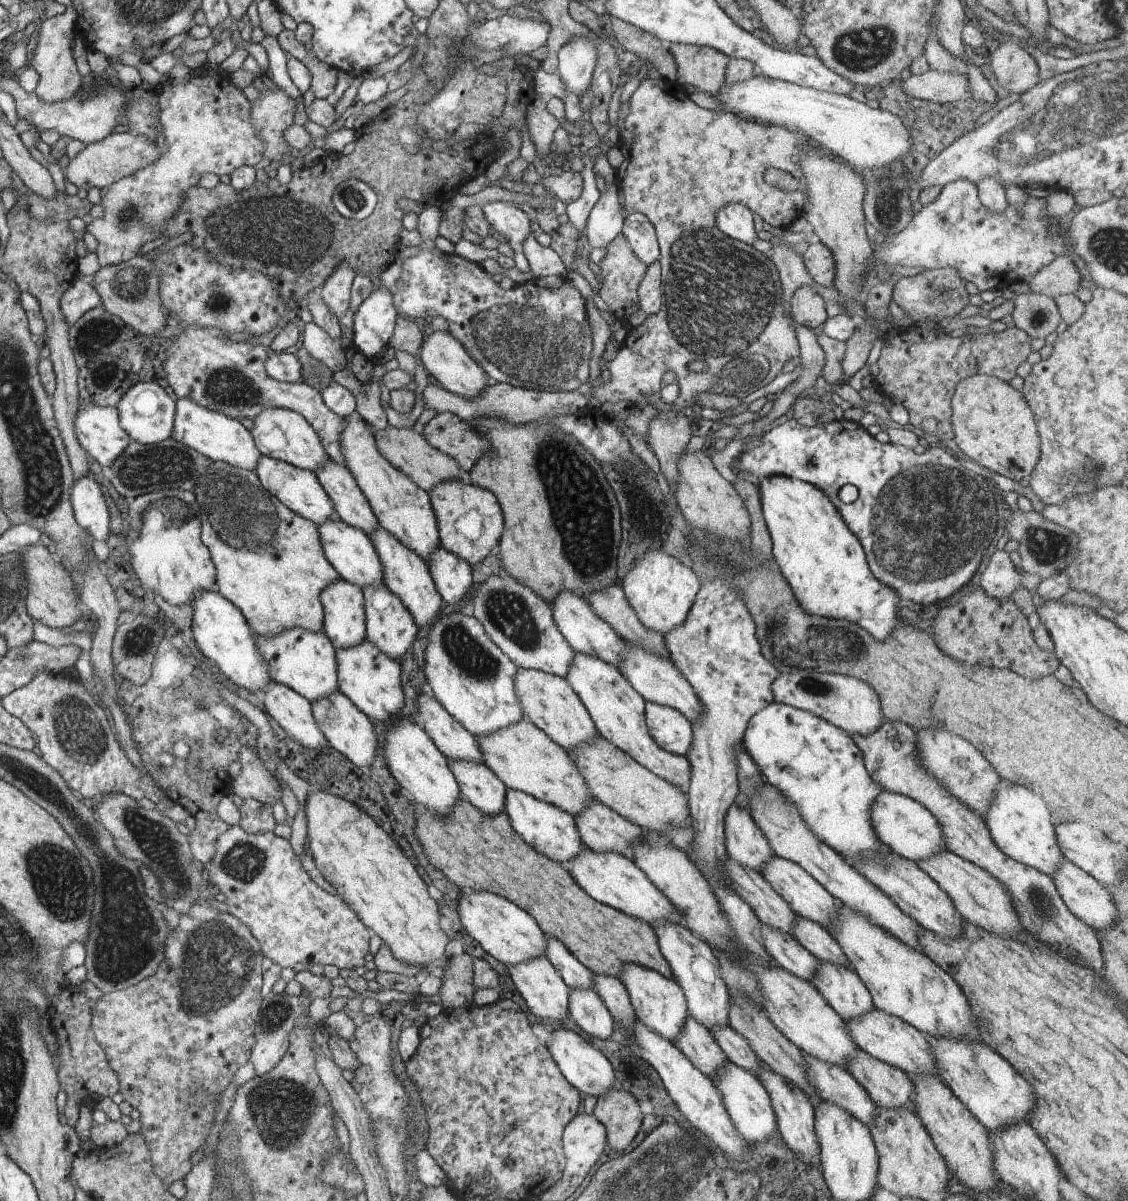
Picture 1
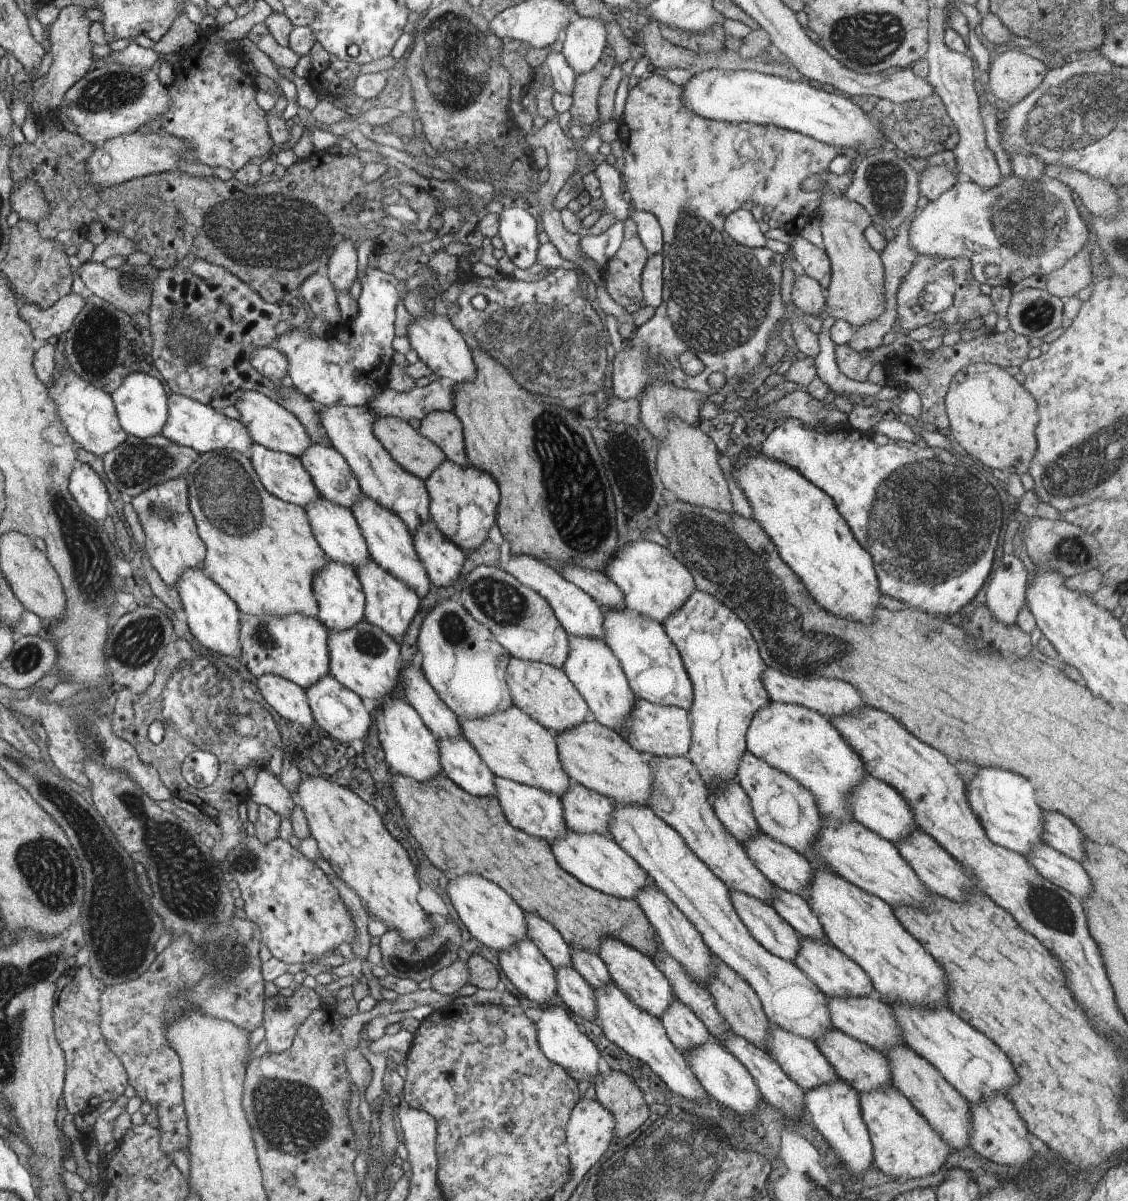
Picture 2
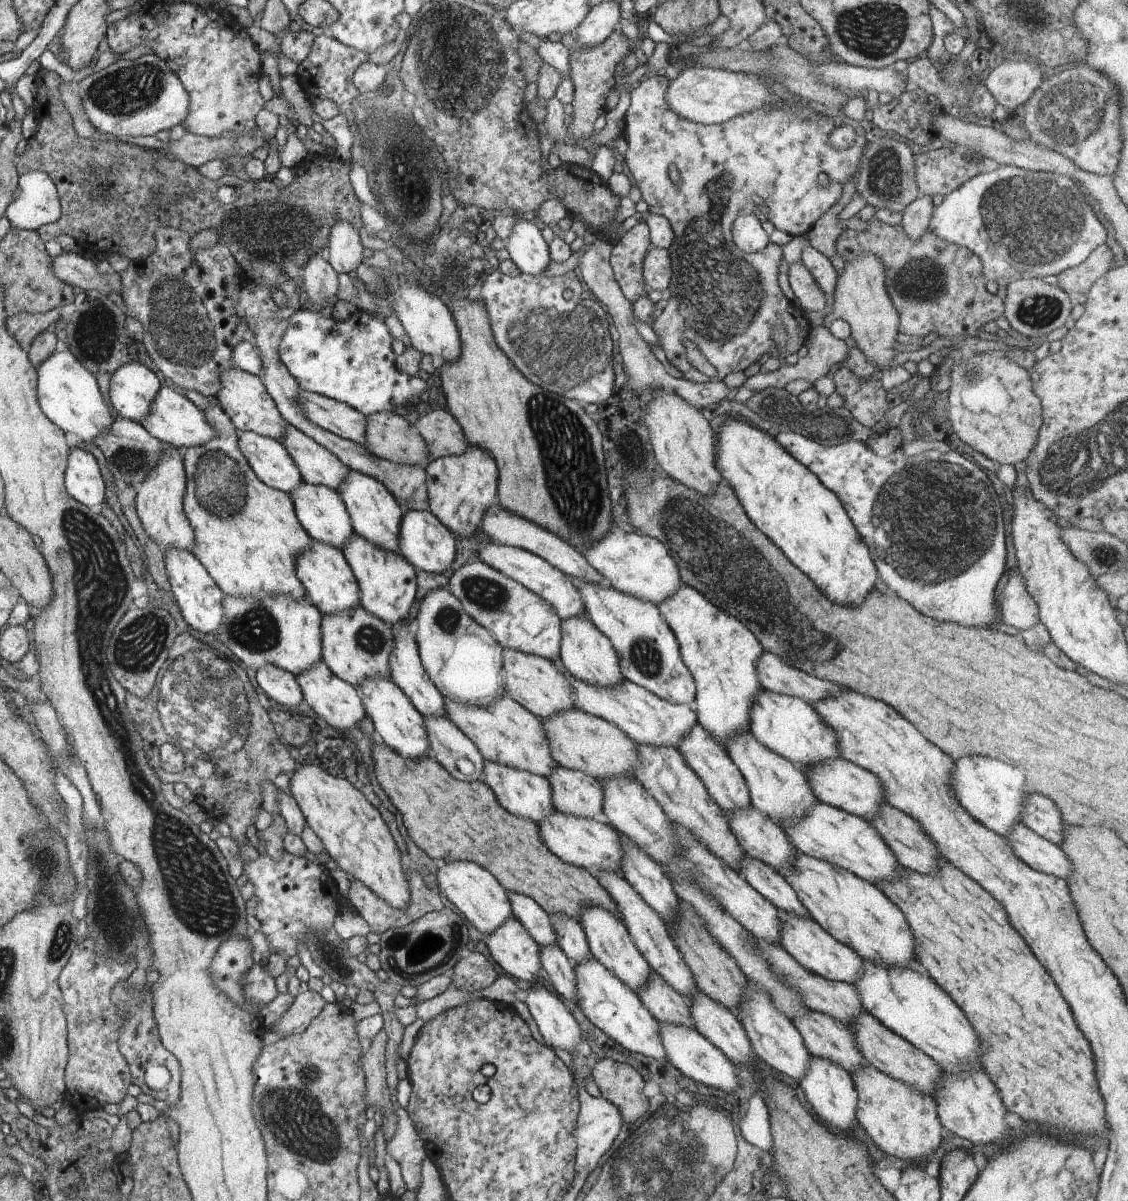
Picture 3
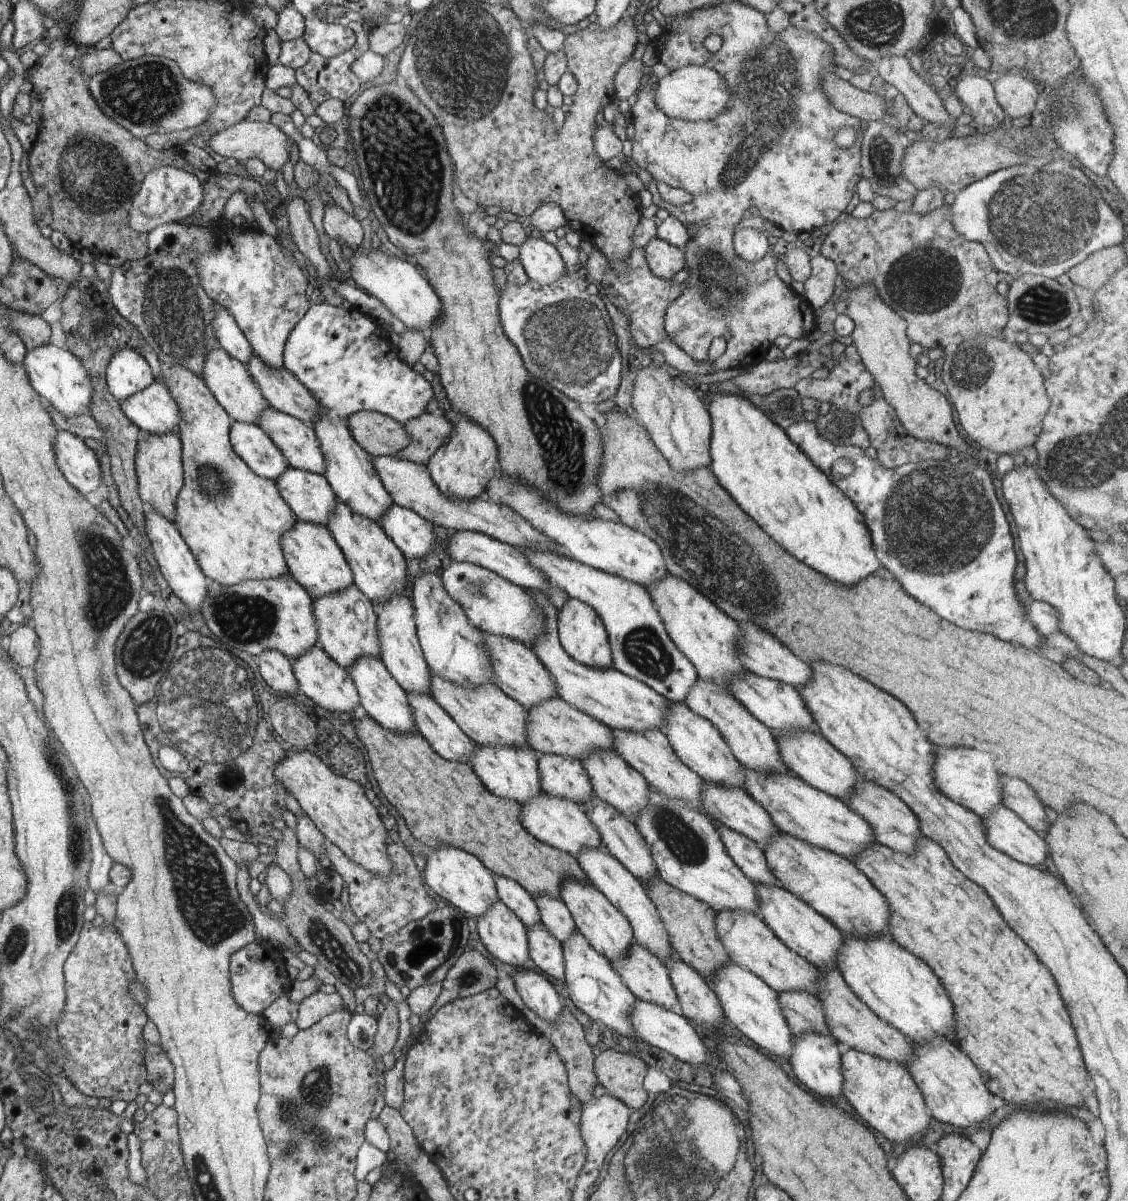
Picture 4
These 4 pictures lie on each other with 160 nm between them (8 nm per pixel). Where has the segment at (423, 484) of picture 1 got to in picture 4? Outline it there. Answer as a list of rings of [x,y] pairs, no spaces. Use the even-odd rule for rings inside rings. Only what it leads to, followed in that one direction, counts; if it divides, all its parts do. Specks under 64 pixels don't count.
[[[378,410],[358,411],[349,416],[354,440],[371,456],[396,456],[409,446],[410,436],[401,421]]]

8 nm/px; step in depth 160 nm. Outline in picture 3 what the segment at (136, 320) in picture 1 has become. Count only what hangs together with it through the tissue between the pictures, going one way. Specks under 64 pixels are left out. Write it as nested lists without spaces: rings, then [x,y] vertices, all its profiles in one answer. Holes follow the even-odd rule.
[[[64,251],[52,258],[54,274],[66,284],[78,286],[84,291],[96,289],[105,295],[110,291],[122,291],[122,278],[119,273],[100,274],[96,265],[79,253]]]

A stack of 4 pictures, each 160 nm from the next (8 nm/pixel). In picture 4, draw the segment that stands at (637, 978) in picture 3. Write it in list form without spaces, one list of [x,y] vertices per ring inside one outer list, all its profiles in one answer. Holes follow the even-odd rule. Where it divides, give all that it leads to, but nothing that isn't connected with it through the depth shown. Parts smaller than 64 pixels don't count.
[[[566,877],[561,882],[560,895],[571,912],[577,931],[587,938],[596,951],[602,953],[610,962],[625,957],[630,945],[634,943],[632,925],[622,911],[602,894],[602,891],[592,883],[581,881],[576,877]]]

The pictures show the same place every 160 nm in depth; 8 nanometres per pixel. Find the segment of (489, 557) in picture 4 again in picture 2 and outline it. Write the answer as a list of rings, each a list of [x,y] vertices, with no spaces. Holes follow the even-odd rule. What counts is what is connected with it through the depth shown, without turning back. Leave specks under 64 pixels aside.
[[[511,554],[508,562],[504,564],[503,570],[510,573],[523,585],[540,593],[540,596],[543,596],[544,600],[552,607],[559,623],[569,635],[604,640],[604,617],[598,602],[589,594],[586,594],[579,586],[566,580],[550,563],[532,555]]]

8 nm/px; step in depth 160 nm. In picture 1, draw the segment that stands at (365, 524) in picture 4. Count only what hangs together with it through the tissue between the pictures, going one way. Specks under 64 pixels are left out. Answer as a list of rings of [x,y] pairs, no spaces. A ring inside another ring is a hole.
[[[385,583],[379,586],[364,587],[365,611],[368,617],[368,635],[367,639],[371,640],[382,652],[393,657],[394,660],[402,658],[408,648],[412,646],[416,638],[416,621],[412,613],[405,607],[404,601],[396,593],[393,593]]]

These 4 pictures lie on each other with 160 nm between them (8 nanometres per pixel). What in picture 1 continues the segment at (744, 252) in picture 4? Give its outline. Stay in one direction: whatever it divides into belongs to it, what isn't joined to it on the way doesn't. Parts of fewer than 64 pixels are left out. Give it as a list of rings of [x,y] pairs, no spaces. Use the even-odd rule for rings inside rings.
[[[727,204],[716,213],[716,226],[727,237],[752,245],[757,232],[752,221],[752,211],[741,204]]]

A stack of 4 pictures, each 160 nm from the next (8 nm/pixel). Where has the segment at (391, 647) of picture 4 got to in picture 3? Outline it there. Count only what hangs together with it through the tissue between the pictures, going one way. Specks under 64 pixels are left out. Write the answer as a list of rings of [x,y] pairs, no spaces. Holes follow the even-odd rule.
[[[402,621],[391,625],[391,627],[394,631],[395,644],[392,656],[390,656],[390,679],[402,689],[402,692],[406,693],[406,696],[413,701],[418,712],[421,712],[424,717],[428,715],[433,717],[446,715],[446,698],[436,688],[430,676],[428,676],[422,664],[415,637],[410,633],[410,629],[408,629],[408,622]]]

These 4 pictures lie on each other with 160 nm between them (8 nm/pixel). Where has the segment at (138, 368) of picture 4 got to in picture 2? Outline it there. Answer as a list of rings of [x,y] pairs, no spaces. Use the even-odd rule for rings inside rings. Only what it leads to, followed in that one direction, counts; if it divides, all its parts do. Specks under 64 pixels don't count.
[[[135,372],[124,378],[122,384],[112,393],[116,404],[117,415],[120,417],[121,427],[127,435],[147,439],[149,436],[160,435],[166,422],[168,422],[169,398],[162,386],[154,376],[148,373]]]

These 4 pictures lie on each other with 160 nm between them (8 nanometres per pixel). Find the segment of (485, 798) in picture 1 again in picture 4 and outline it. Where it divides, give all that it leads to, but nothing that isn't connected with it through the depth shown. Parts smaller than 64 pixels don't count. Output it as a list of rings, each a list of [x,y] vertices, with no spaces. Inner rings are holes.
[[[407,693],[415,728],[448,762],[466,763],[474,742],[430,694]]]

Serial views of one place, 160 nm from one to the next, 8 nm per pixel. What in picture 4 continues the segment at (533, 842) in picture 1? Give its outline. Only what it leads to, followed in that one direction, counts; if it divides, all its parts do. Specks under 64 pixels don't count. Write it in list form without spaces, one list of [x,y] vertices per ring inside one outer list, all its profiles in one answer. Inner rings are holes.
[[[474,744],[474,746],[469,764],[480,782],[491,793],[499,797],[514,799],[523,805],[526,801],[530,802],[533,796],[542,792],[537,752],[534,749],[530,749],[528,746],[515,747],[514,745],[495,747],[486,744]]]

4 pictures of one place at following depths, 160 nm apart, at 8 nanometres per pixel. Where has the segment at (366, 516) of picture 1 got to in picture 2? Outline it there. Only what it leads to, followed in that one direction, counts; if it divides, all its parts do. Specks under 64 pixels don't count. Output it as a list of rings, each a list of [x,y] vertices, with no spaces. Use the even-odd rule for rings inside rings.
[[[314,443],[299,458],[320,493],[339,505],[354,508],[362,500],[360,481],[338,449],[322,443]]]

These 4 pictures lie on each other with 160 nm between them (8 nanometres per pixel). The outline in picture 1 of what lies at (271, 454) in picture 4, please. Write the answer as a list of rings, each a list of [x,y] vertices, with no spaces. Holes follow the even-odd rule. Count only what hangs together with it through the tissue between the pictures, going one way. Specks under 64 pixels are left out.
[[[264,455],[254,471],[260,477],[261,483],[265,485],[265,489],[295,513],[313,521],[317,526],[325,523],[325,520],[334,519],[335,508],[314,472]]]

